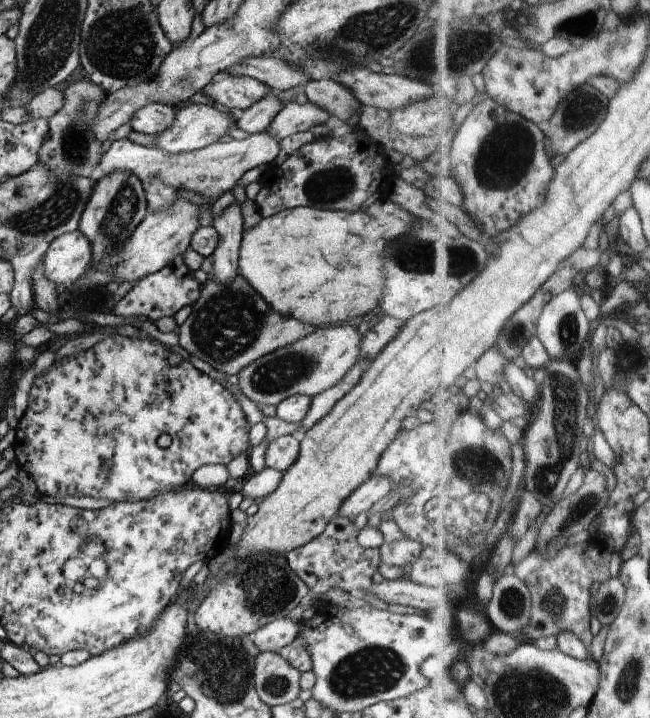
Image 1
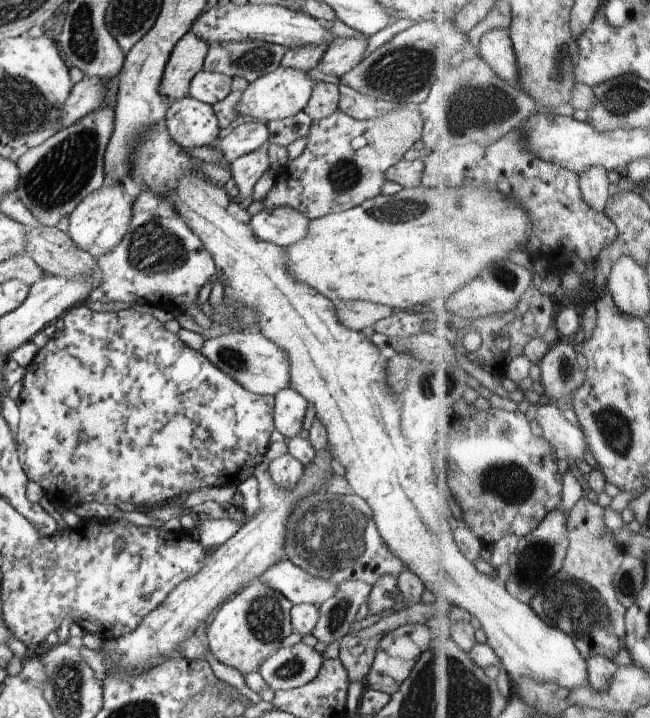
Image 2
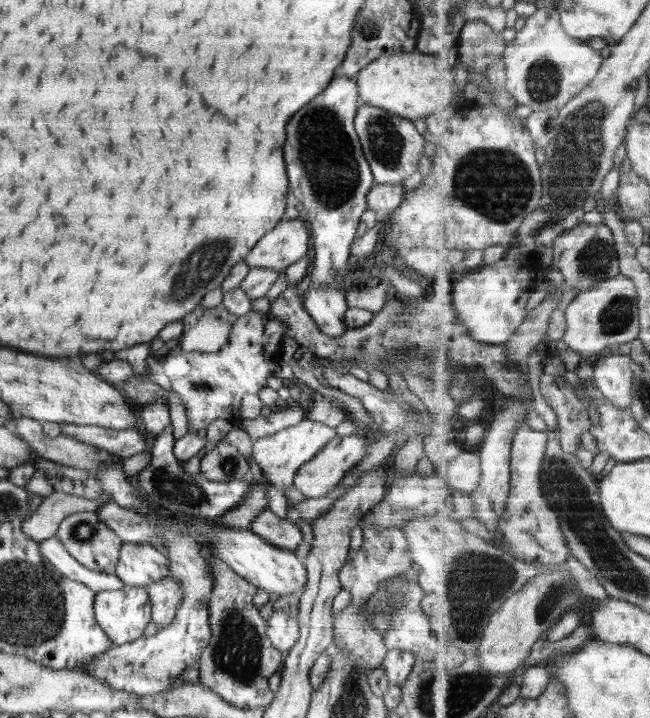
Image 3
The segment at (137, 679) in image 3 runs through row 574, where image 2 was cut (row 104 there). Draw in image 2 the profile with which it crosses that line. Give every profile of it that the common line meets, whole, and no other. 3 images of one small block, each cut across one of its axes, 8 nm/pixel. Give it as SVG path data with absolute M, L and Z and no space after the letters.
M178 98L170 103L164 124L182 149L209 147L220 138L221 128L212 106L194 98Z

